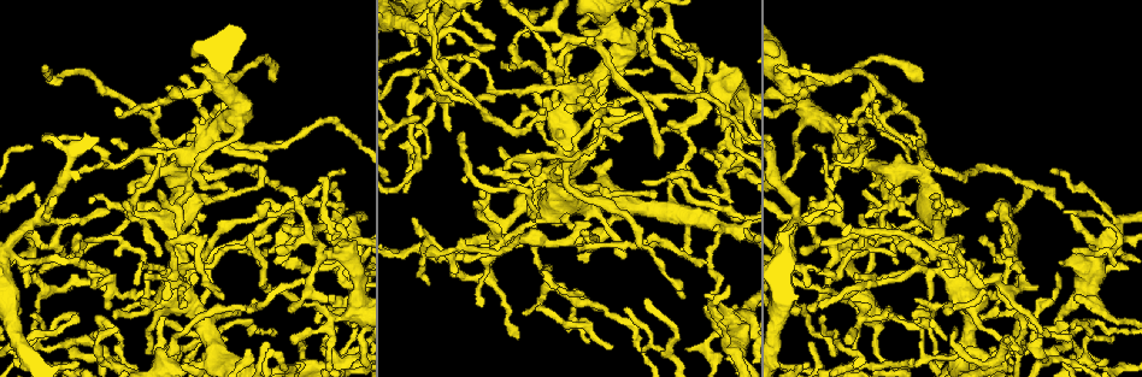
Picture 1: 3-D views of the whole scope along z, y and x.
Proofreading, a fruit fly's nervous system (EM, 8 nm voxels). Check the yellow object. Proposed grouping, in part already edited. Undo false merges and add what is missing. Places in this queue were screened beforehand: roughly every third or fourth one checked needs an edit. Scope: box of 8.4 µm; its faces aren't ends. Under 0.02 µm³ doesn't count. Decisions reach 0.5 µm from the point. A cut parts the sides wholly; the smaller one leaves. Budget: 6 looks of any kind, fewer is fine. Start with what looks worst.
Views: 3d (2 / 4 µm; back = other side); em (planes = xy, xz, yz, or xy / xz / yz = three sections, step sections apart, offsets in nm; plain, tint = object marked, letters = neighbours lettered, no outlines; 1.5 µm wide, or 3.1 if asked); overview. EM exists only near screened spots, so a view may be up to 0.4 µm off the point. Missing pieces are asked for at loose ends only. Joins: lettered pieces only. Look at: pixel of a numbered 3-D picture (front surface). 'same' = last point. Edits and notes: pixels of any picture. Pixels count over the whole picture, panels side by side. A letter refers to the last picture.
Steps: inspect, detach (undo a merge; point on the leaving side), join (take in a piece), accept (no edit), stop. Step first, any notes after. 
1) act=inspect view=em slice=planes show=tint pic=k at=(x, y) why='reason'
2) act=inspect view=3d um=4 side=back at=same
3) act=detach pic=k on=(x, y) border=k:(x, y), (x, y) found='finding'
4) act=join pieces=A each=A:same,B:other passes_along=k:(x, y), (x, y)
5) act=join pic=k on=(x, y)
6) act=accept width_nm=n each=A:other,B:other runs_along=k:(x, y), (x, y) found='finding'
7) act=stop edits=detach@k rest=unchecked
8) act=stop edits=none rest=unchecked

act=inspect view=em slice=planes show=plain pic=1 at=(835, 353) why='an open end'

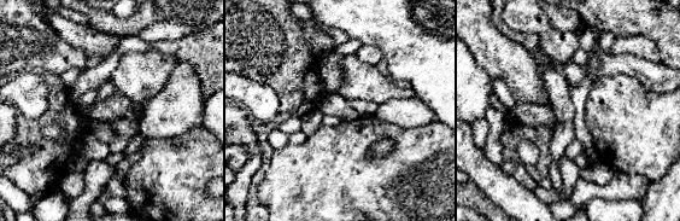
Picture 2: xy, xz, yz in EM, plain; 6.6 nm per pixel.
act=inspect view=em slice=planes show=letters at=same

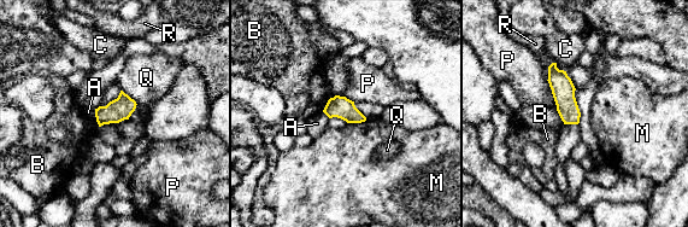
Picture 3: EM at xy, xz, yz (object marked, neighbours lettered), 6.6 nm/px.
act=accept longest_contact=P:160nm each=A:other,B:other,C:other,M:other,P:other,Q:other,R:other border=3:(366, 120), (348, 123) found='none of them fits'

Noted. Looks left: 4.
act=inspect view=3d um=2 pic=1 at=(420, 30) why='arms run side by side'

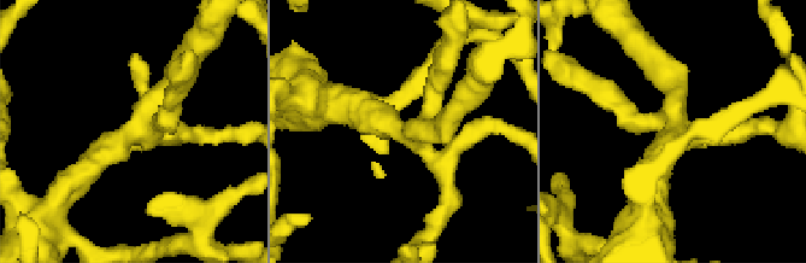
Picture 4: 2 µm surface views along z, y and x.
act=inspect view=em slice=planes show=plain pic=4 at=(676, 136)

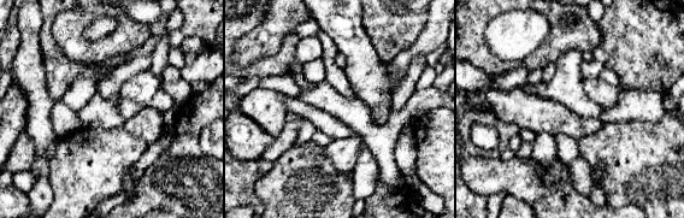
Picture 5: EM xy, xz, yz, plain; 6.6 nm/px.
act=inspect view=em slice=planes show=letters at=same why='see the neighbours'

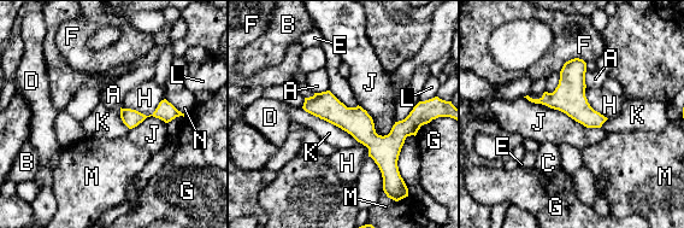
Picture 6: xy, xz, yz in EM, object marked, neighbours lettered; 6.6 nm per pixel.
act=accept width_nm=80 each=A:other,B:other,C:other,D:other,E:other,F:other,G:other,H:other,J:other,K:other,L:other,M:other,N:other border=6:(301, 107), (340, 127), (358, 141) found='continuous, no second cell'

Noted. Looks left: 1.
act=stop edits=none rest=unchecked

